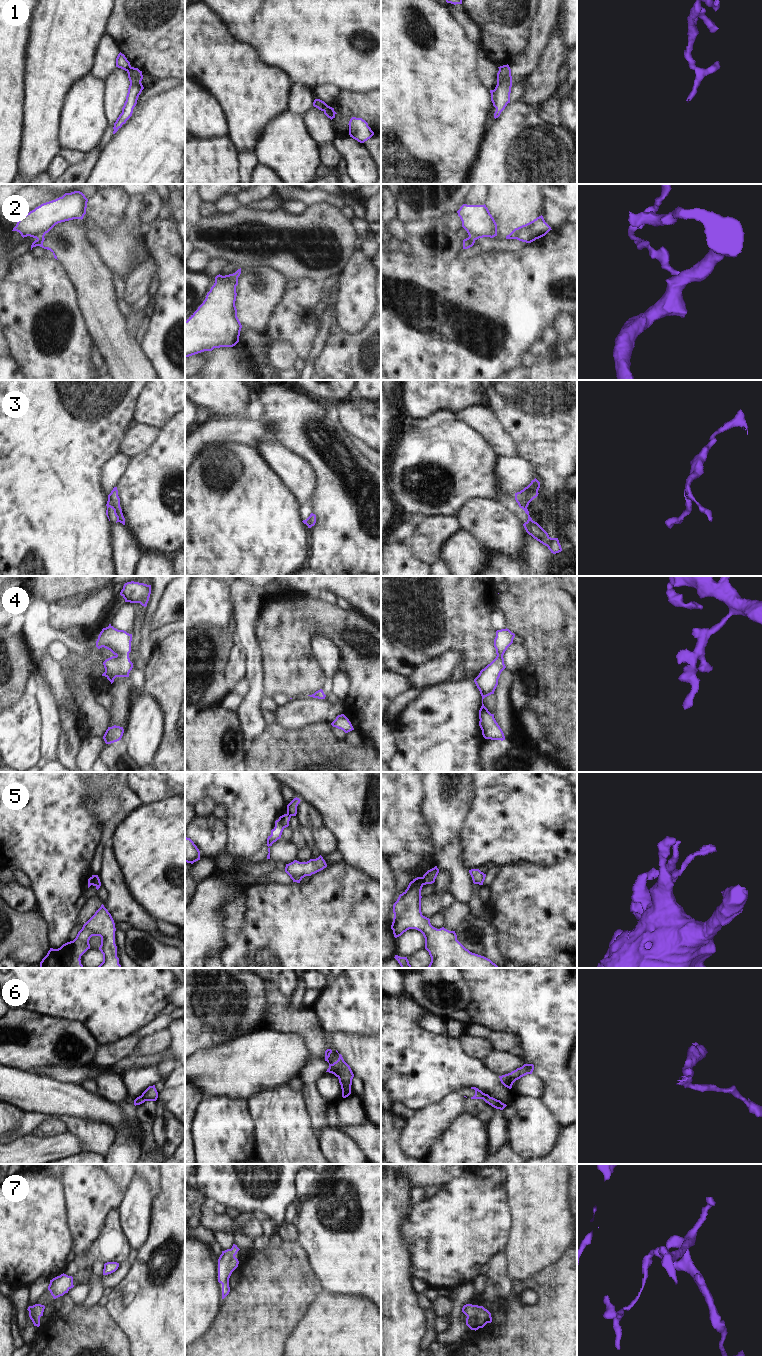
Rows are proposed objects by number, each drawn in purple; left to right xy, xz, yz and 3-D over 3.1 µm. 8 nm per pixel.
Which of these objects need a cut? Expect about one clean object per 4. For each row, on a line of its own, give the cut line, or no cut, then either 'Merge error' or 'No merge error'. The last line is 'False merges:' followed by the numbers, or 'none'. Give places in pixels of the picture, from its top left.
1: Split along xz (327, 105), (323, 110). Merge error
2: Split along xy (43, 236), (37, 239). Merge error
3: Split along xy (108, 499), (116, 515). Merge error
4: No split. No merge error
5: Split along yz (422, 877), (424, 884). Merge error
6: Split along xz (331, 1064), (338, 1076). Merge error
7: No split. No merge error
False merges: 1, 2, 3, 5, 6

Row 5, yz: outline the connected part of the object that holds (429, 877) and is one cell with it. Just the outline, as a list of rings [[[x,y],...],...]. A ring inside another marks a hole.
[[[437,866],[434,868],[428,870],[424,875],[423,875],[423,880],[424,880],[424,885],[426,884],[432,884],[435,882],[435,879],[439,873],[439,869]]]

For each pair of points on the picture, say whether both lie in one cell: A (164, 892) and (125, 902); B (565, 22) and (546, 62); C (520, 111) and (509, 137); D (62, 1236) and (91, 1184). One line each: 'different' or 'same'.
A: different
B: different
C: same
D: different

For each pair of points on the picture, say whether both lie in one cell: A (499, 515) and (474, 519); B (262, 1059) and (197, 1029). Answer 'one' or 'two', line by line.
A: one
B: two

